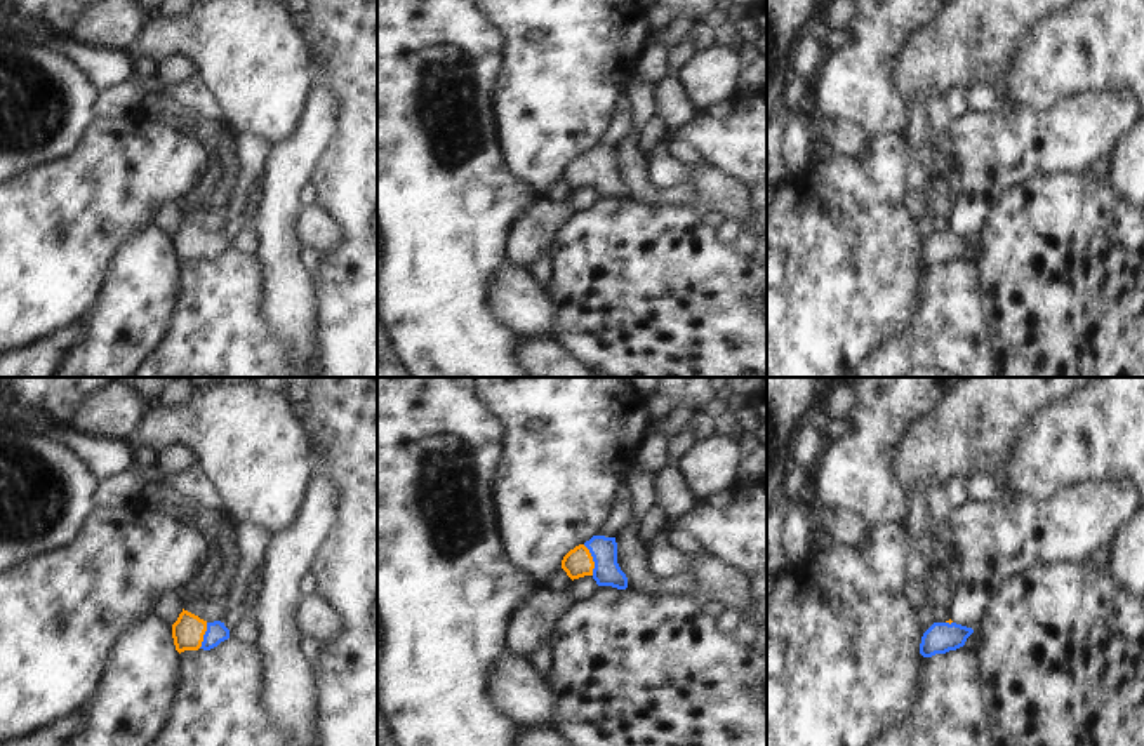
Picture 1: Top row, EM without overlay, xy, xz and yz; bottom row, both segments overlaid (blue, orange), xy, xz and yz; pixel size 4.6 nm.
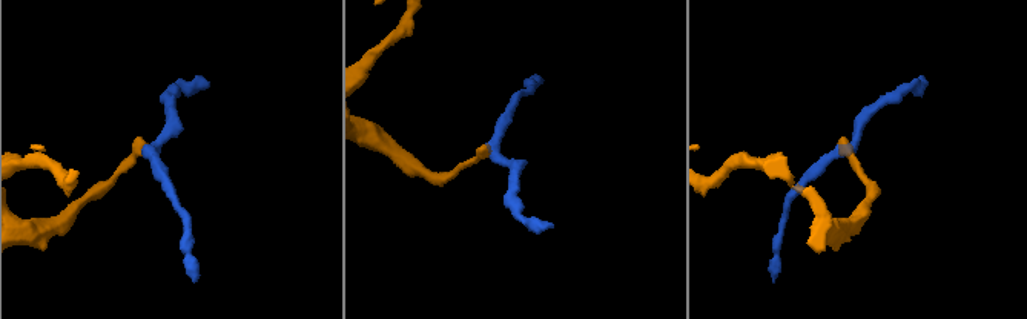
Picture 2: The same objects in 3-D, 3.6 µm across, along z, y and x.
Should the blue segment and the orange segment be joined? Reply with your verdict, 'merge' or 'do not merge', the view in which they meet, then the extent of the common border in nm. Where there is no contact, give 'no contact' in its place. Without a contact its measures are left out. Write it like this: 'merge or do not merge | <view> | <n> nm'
merge | xz | 150 nm

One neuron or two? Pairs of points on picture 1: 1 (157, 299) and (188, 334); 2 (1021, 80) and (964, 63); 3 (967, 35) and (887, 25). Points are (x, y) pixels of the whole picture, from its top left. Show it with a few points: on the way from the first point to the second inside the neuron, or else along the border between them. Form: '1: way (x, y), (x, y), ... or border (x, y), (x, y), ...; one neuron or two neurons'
1: border (179, 277), (179, 296), (169, 327), (150, 352); two neurons
2: border (1023, 39), (1004, 89); two neurons
3: border (936, 18), (911, 35), (896, 61); two neurons

